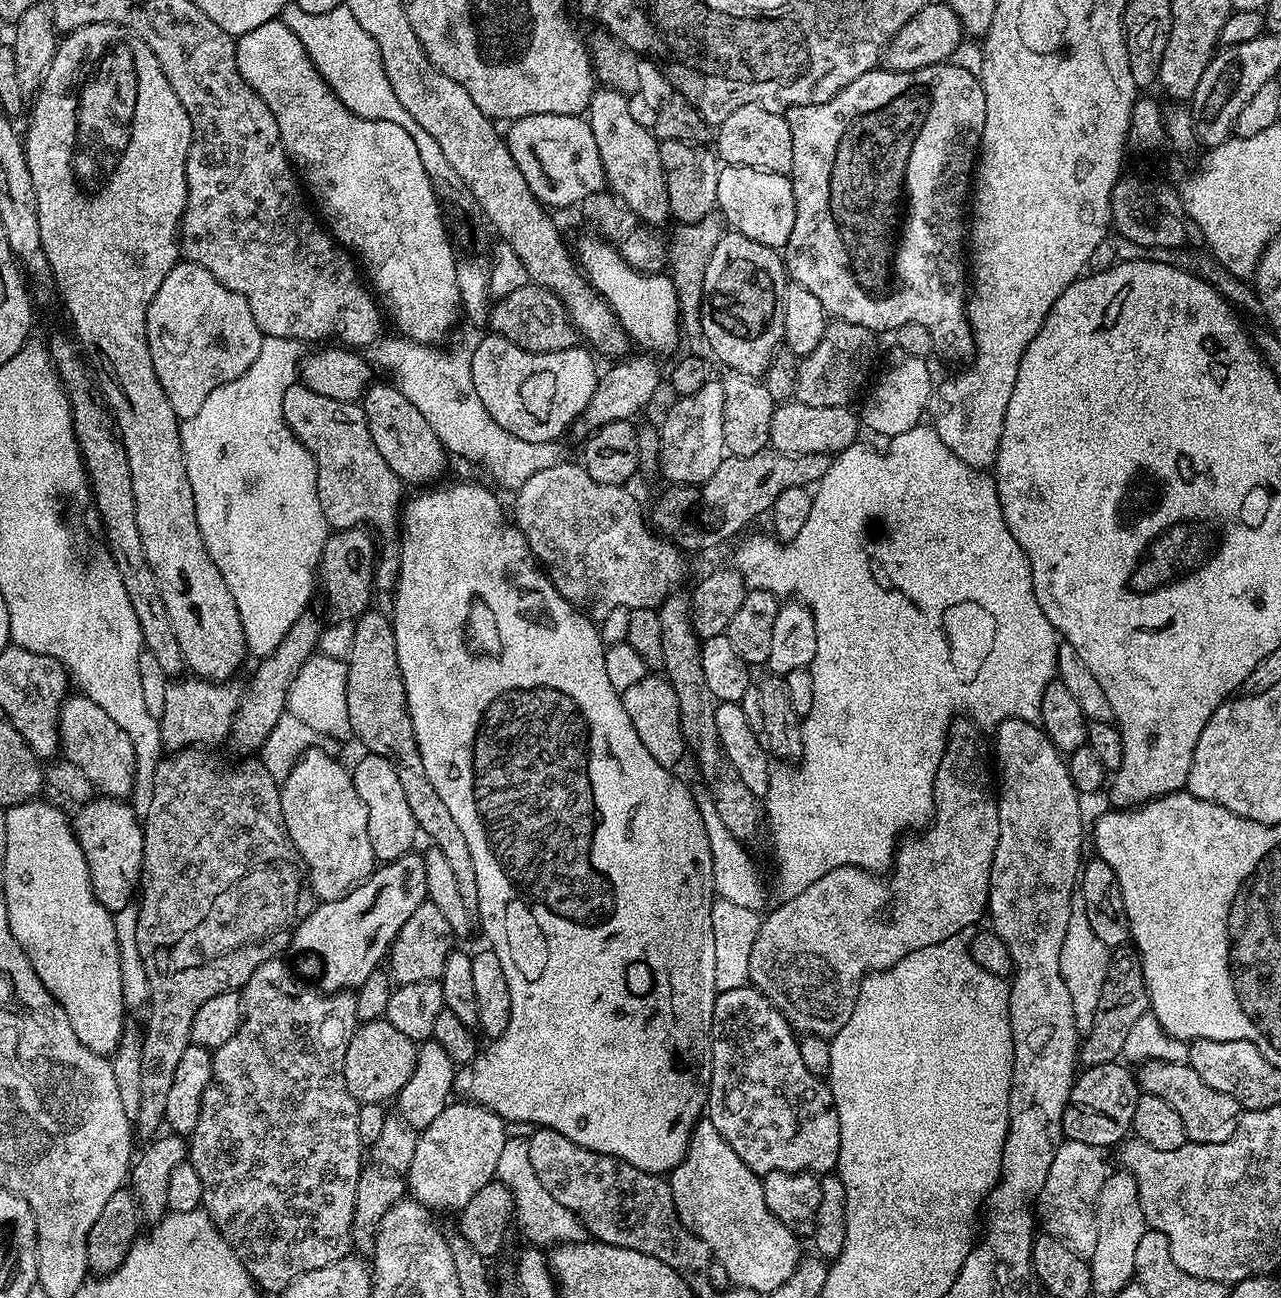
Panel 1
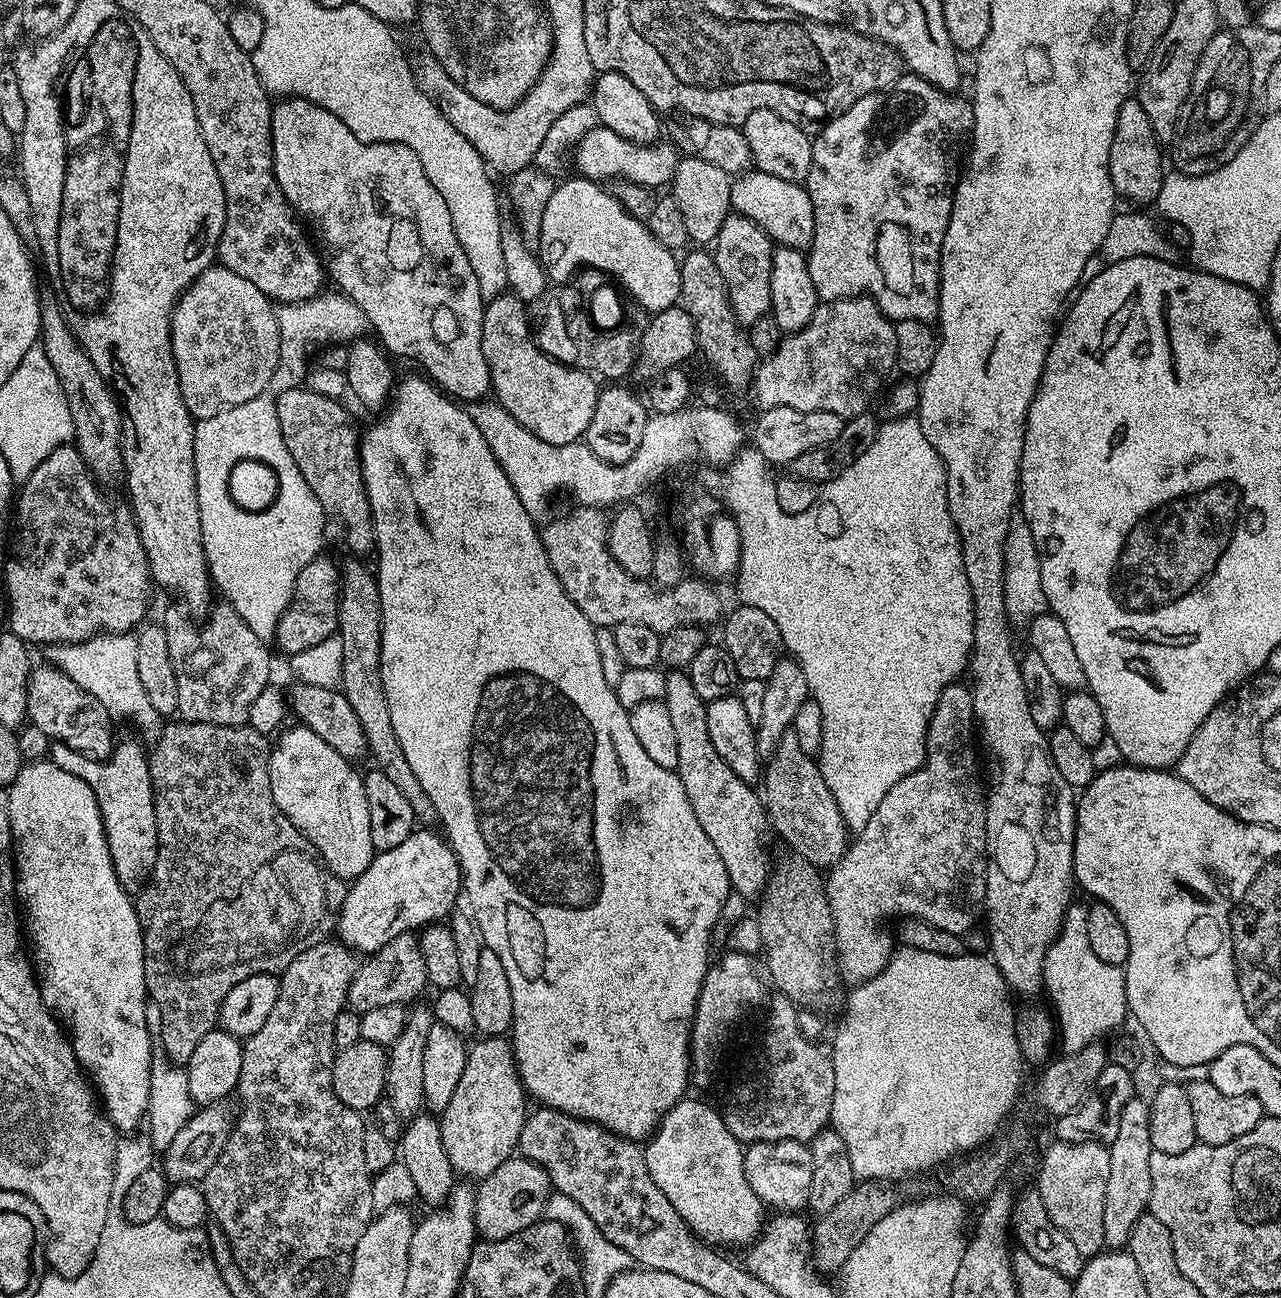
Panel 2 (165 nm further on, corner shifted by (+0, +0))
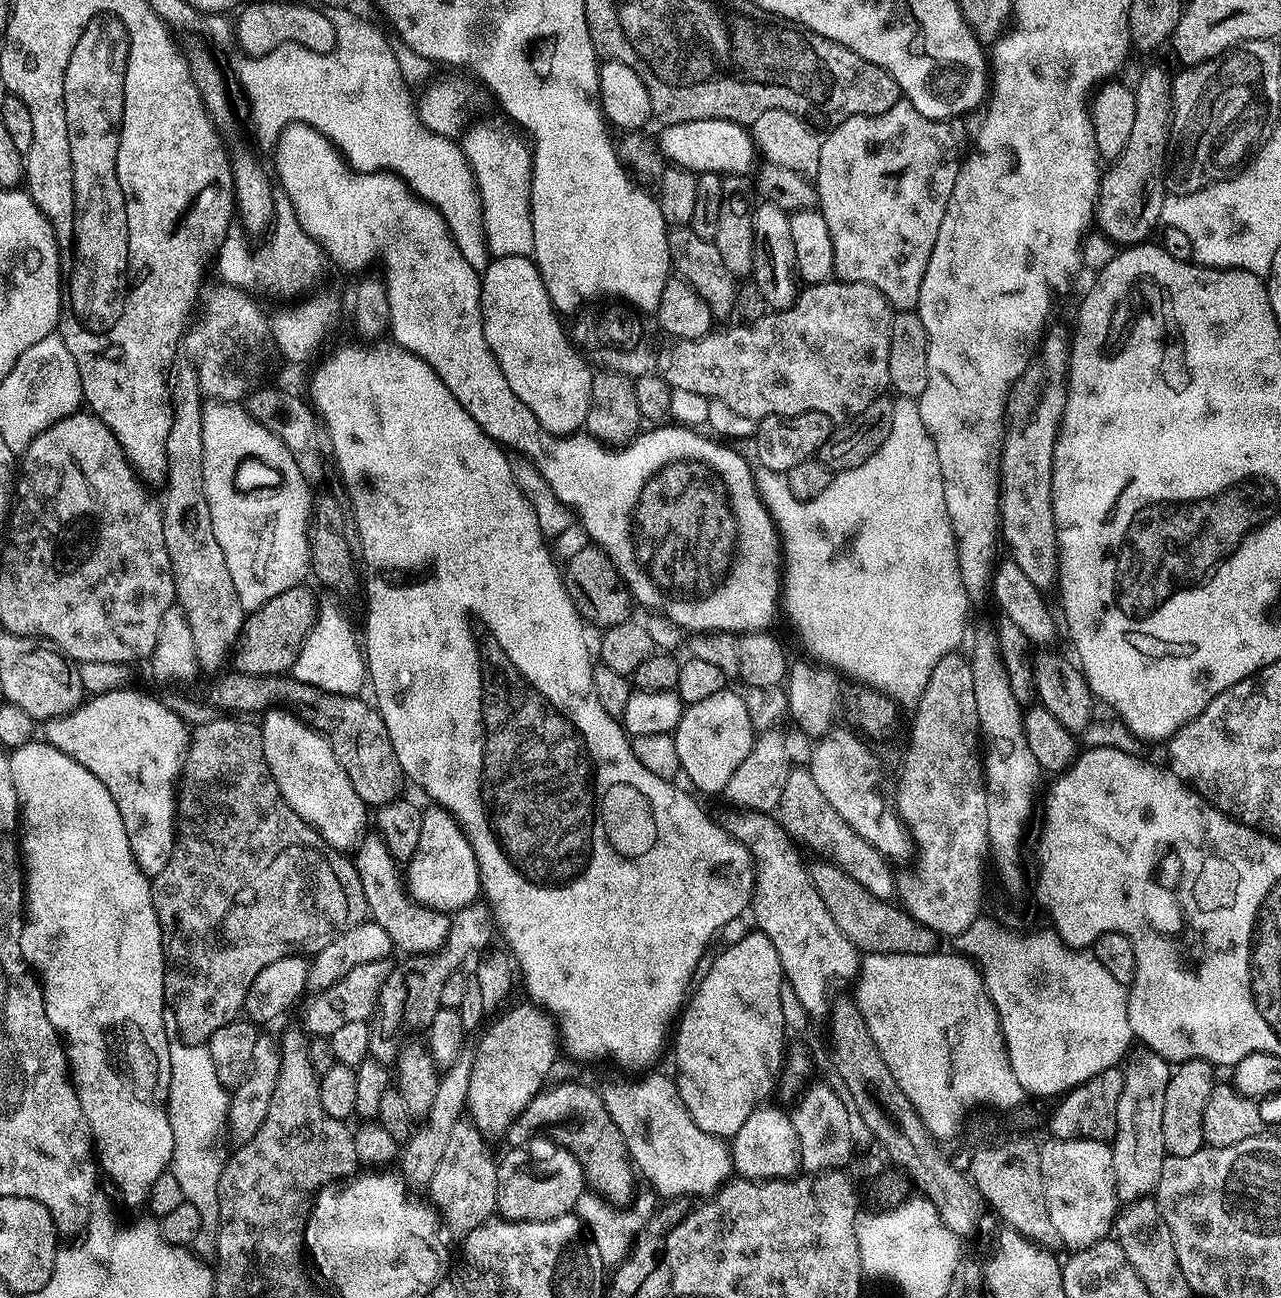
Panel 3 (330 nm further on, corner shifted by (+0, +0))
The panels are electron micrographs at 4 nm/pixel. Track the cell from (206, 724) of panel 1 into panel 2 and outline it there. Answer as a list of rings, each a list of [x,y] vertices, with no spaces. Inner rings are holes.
[[[220,602],[209,611],[206,619],[203,621],[204,628],[195,628],[193,617],[184,611],[183,607],[168,608],[162,617],[162,623],[165,627],[166,646],[170,646],[170,658],[174,666],[174,678],[178,682],[178,716],[179,719],[189,720],[190,722],[206,722],[207,724],[217,724],[218,726],[238,726],[239,724],[248,724],[248,715],[250,708],[258,699],[258,694],[270,684],[272,676],[272,656],[268,653],[269,645],[258,638],[258,634],[254,634],[254,630],[250,630],[250,626],[246,626],[246,622],[242,622],[242,618],[234,610],[234,606],[227,602]]]

